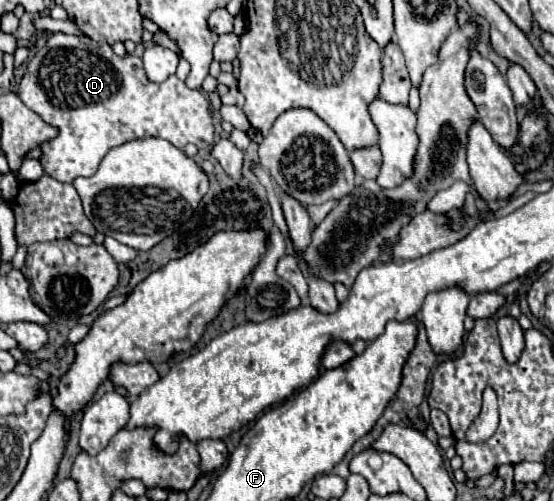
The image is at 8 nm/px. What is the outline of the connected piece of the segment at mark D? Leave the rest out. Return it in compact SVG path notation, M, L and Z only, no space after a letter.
M54 33L46 41L46 45L40 47L28 61L28 69L20 81L18 95L28 109L40 115L48 125L58 129L58 135L54 139L40 143L40 163L46 175L62 183L72 183L76 177L94 175L104 155L112 147L126 143L128 139L162 137L180 151L184 151L188 143L194 143L198 149L206 149L214 141L210 103L200 91L188 89L176 75L170 75L162 83L152 83L144 73L140 57L118 57L108 43L98 43L90 37Z

